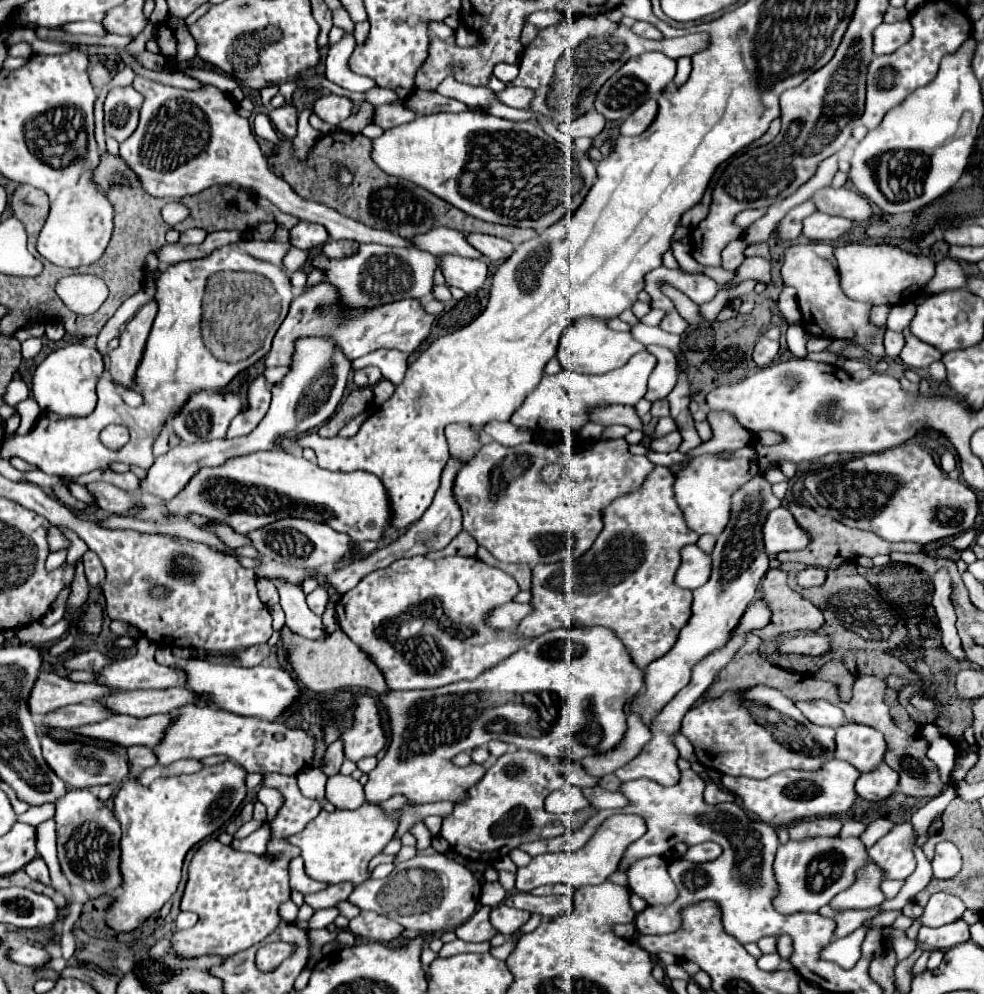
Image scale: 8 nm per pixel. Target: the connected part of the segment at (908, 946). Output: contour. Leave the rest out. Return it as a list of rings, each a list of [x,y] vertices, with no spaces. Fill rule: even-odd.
[[[890,929],[890,937],[894,939],[894,951],[896,951],[896,959],[904,961],[906,957],[910,957],[916,949],[916,945],[904,937],[904,931],[898,929]]]

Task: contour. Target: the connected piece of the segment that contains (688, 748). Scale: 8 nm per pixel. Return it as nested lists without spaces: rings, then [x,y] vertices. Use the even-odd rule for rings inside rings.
[[[677,733],[673,738],[674,744],[679,751],[680,757],[688,760],[690,763],[697,761],[694,748],[690,741],[681,733]]]

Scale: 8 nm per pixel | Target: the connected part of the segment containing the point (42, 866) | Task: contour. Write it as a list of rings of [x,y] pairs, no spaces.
[[[36,857],[32,863],[28,863],[28,865],[24,867],[24,871],[26,871],[32,879],[36,879],[36,881],[40,881],[40,883],[44,883],[44,885],[50,885],[50,873],[48,873],[48,867],[46,867],[46,863],[44,863],[42,857]]]

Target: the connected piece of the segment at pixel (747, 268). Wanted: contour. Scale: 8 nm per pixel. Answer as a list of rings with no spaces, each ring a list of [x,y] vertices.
[[[759,256],[746,257],[740,267],[736,269],[734,279],[728,282],[724,288],[732,289],[746,279],[762,279],[764,283],[768,283],[770,281],[770,263]]]

